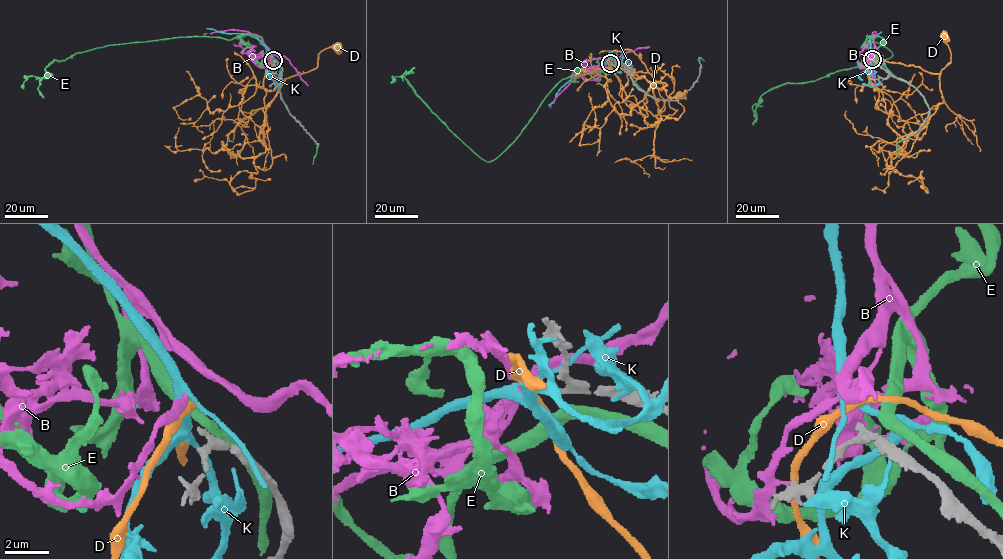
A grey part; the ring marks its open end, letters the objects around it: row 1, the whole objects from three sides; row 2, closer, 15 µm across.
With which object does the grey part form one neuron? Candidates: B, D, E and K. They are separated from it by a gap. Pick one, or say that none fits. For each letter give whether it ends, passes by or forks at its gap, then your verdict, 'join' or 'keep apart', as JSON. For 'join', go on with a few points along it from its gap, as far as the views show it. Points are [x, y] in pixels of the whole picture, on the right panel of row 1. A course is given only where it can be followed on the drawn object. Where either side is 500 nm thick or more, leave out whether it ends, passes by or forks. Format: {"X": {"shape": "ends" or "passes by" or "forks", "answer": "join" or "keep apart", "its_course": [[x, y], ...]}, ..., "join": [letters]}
{"B": {"shape": "passes by", "answer": "keep apart"}, "D": {"shape": "passes by", "answer": "keep apart"}, "E": {"shape": "passes by", "answer": "keep apart"}, "K": {"shape": "passes by", "answer": "keep apart"}, "join": []}

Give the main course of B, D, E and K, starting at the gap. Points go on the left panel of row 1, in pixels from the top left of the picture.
B: (272, 58), (261, 39), (247, 32), (227, 30), (203, 34)
D: (273, 58), (267, 69), (283, 81), (317, 66), (321, 52), (339, 47)
E: (274, 59), (259, 36), (174, 37), (53, 59), (43, 76), (28, 76), (22, 88)
K: (273, 59), (267, 48), (255, 38), (206, 29)

